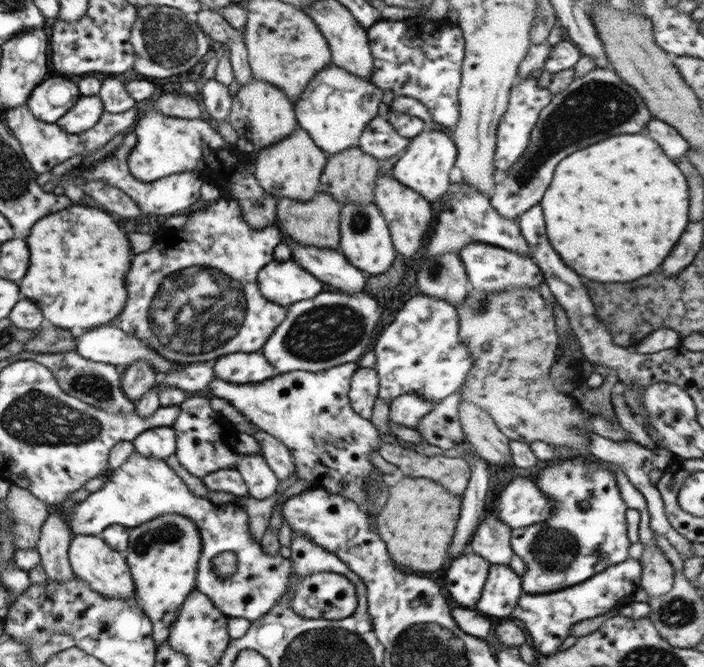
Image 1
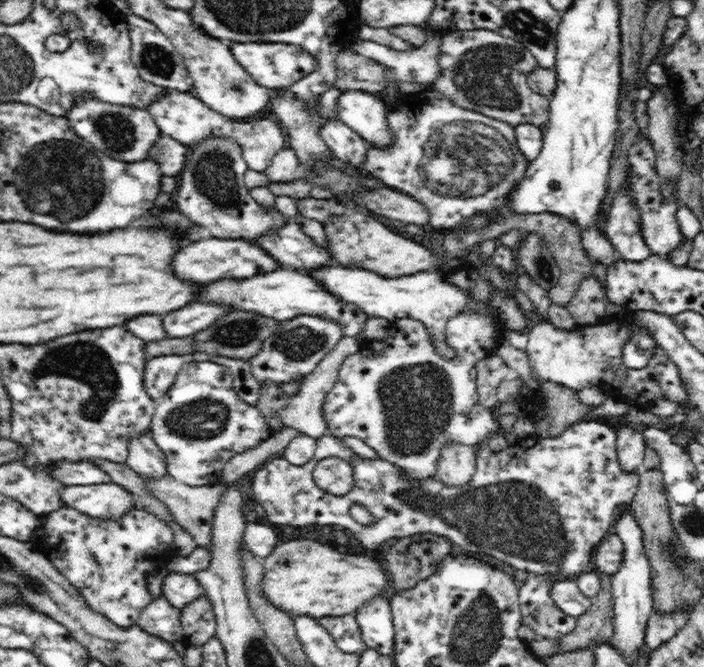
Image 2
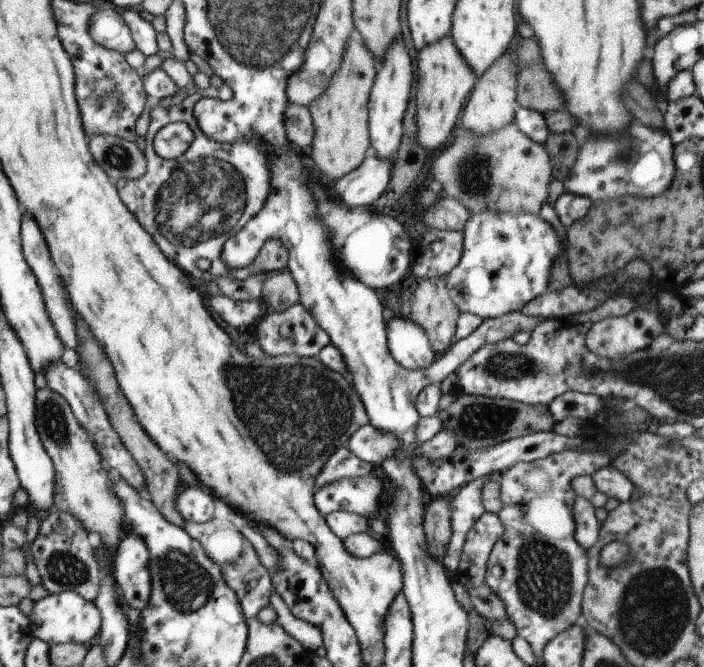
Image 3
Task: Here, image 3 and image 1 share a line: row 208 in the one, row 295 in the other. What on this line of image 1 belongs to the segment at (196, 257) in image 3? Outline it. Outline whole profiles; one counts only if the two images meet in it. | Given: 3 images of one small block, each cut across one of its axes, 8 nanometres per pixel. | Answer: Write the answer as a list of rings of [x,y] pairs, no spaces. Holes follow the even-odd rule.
[[[227,196],[211,206],[197,204],[173,224],[163,226],[157,232],[151,250],[133,256],[131,268],[125,276],[127,304],[111,324],[127,336],[147,344],[165,360],[179,364],[211,362],[211,358],[231,352],[259,352],[287,316],[287,308],[267,302],[257,290],[259,270],[273,262],[273,252],[281,244],[279,240],[281,232],[277,226],[249,228],[239,204]]]

